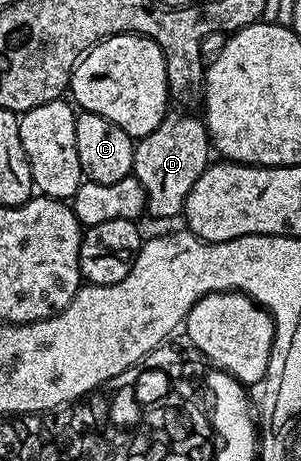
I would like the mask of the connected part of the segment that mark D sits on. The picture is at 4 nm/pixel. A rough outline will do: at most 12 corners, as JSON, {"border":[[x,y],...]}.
{"border":[[170,110],[136,140],[132,178],[157,219],[182,214],[211,162],[204,118]]}

